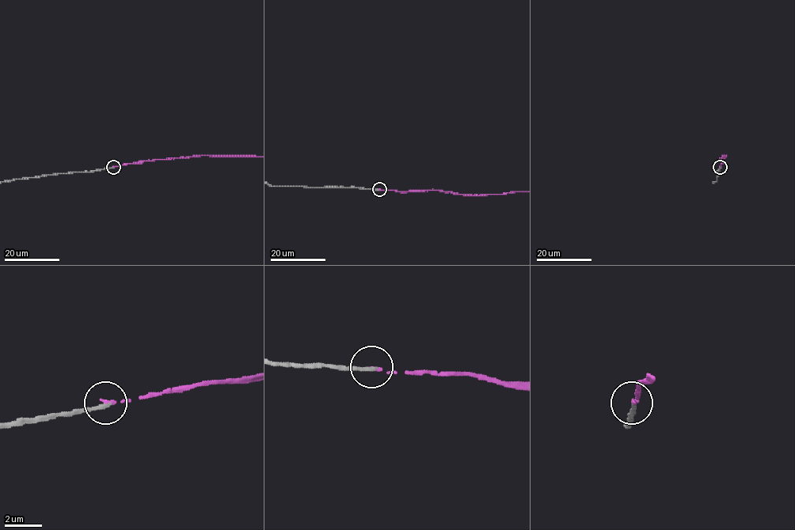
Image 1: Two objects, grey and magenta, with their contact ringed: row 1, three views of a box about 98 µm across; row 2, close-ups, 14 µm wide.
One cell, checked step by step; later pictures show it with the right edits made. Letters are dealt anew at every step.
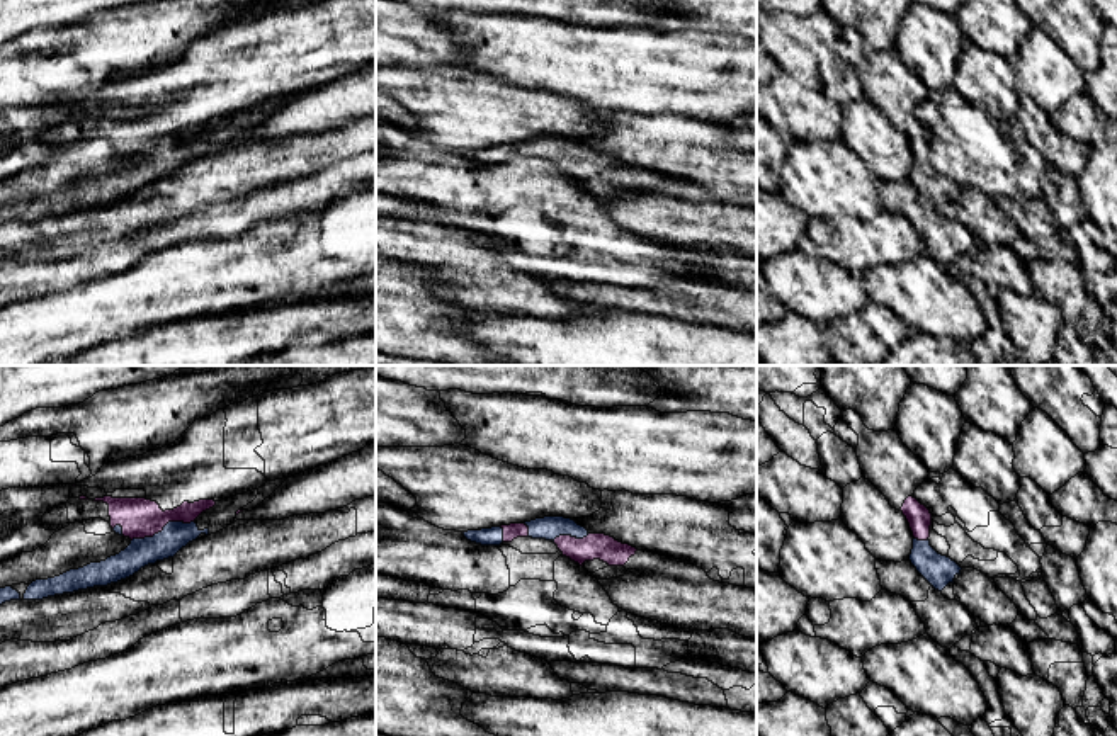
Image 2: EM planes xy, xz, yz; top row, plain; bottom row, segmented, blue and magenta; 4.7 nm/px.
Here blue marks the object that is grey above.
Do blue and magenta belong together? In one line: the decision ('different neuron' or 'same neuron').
same neuron

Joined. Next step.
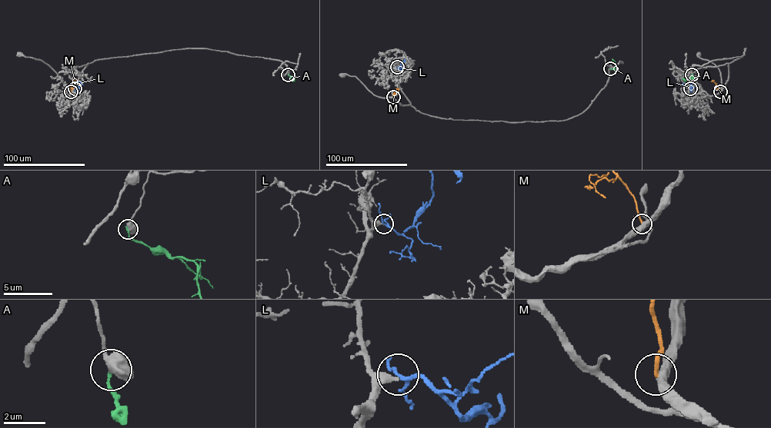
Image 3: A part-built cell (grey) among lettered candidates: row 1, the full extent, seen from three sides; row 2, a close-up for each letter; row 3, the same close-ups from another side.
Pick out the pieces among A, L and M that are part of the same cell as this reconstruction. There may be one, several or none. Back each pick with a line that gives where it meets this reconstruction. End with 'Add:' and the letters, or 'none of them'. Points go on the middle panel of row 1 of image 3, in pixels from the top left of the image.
L: meets grey at (397, 67)
Add: L

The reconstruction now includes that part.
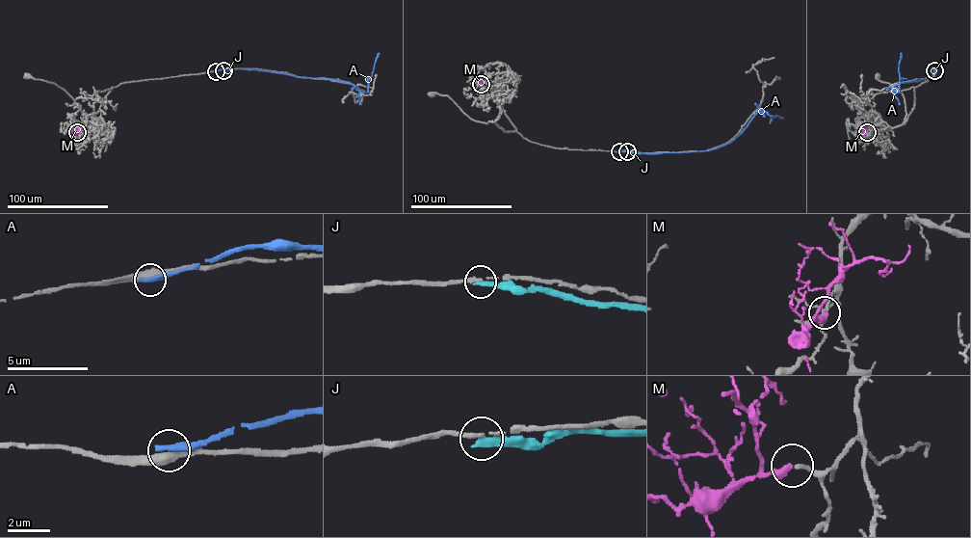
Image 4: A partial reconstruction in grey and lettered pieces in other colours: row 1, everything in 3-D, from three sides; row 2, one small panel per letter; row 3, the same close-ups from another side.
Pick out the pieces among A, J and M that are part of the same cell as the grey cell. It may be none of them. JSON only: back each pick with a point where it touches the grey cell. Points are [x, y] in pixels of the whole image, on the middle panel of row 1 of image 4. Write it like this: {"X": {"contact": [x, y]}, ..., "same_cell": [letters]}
{"M": {"contact": [481, 84]}, "same_cell": ["M"]}

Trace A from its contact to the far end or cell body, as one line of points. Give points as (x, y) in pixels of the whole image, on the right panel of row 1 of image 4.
A: (934, 71), (932, 68), (936, 69), (933, 77), (904, 81), (893, 90), (899, 92), (901, 53)

